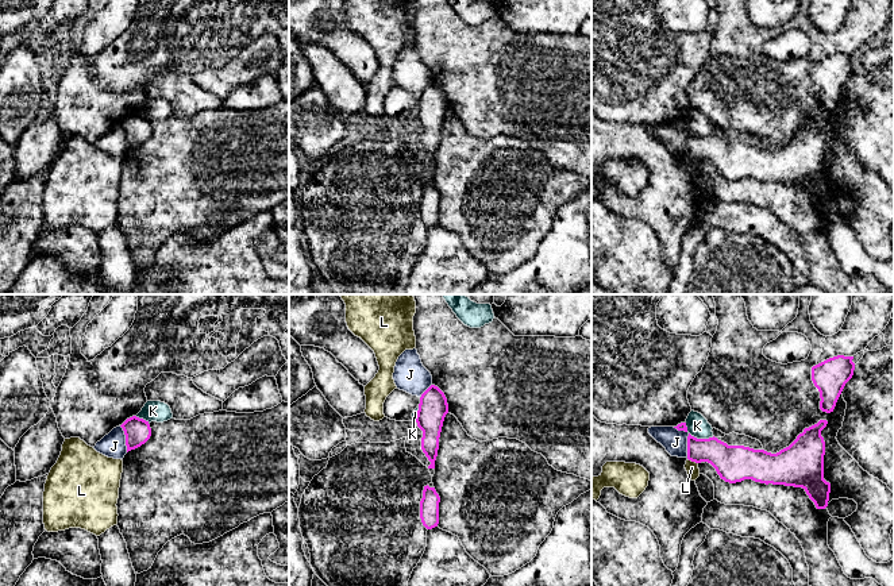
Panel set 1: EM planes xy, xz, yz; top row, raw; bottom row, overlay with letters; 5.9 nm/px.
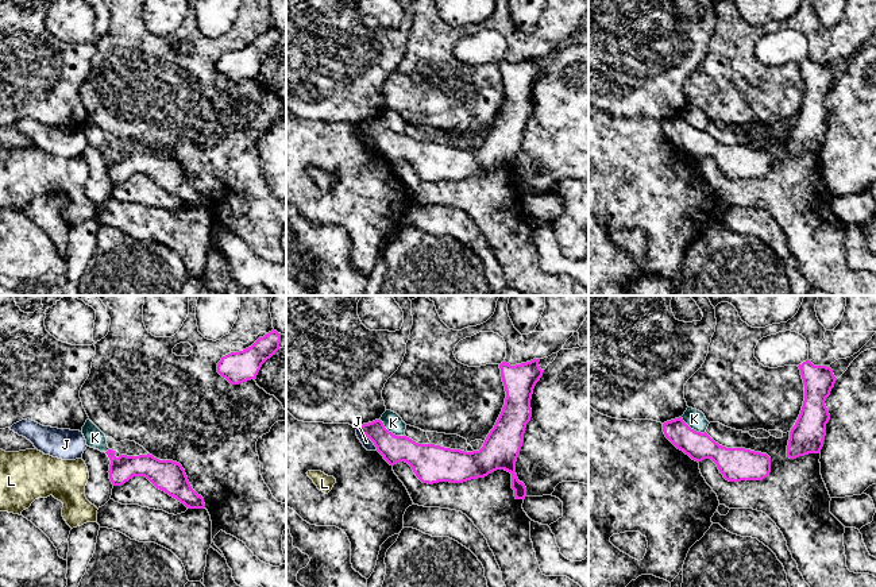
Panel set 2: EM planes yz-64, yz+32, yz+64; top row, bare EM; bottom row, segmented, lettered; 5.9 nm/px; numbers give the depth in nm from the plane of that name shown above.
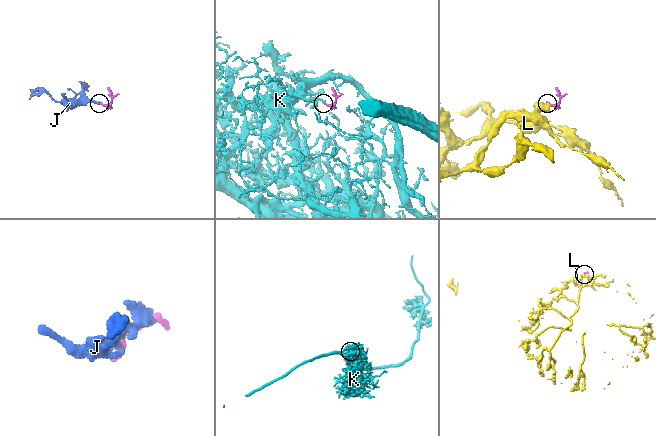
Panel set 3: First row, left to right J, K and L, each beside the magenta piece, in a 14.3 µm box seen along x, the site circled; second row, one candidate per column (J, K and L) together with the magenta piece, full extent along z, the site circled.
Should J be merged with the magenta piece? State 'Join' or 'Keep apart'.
Keep apart

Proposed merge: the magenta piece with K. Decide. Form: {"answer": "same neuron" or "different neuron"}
{"answer": "different neuron"}

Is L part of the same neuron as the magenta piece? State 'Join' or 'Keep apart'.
Keep apart

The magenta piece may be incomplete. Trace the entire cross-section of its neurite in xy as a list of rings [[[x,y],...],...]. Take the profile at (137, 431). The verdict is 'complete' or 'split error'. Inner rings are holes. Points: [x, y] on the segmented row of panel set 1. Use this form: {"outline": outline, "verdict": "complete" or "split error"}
{"outline": [[[132,416],[127,419],[122,425],[126,435],[127,452],[144,444],[151,436],[151,428],[149,421]]], "verdict": "complete"}

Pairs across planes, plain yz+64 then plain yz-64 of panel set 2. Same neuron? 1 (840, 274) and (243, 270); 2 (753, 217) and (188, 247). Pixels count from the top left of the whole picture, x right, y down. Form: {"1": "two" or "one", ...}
{"1": "two", "2": "one"}

